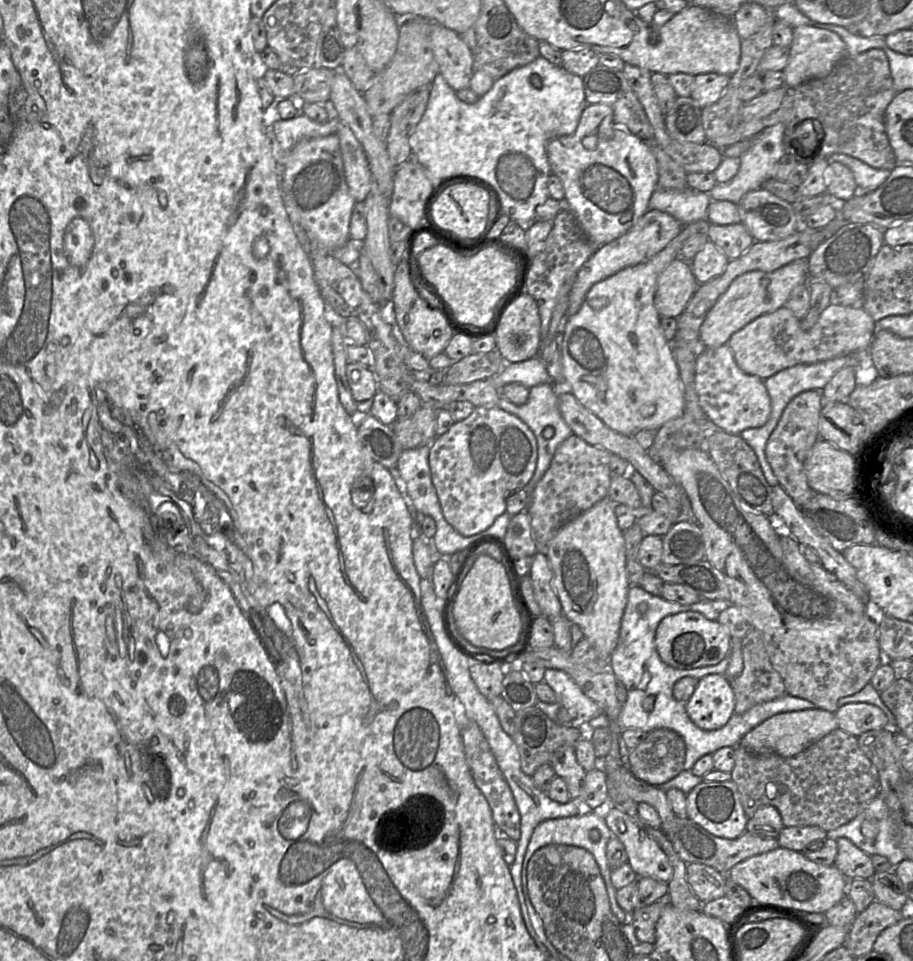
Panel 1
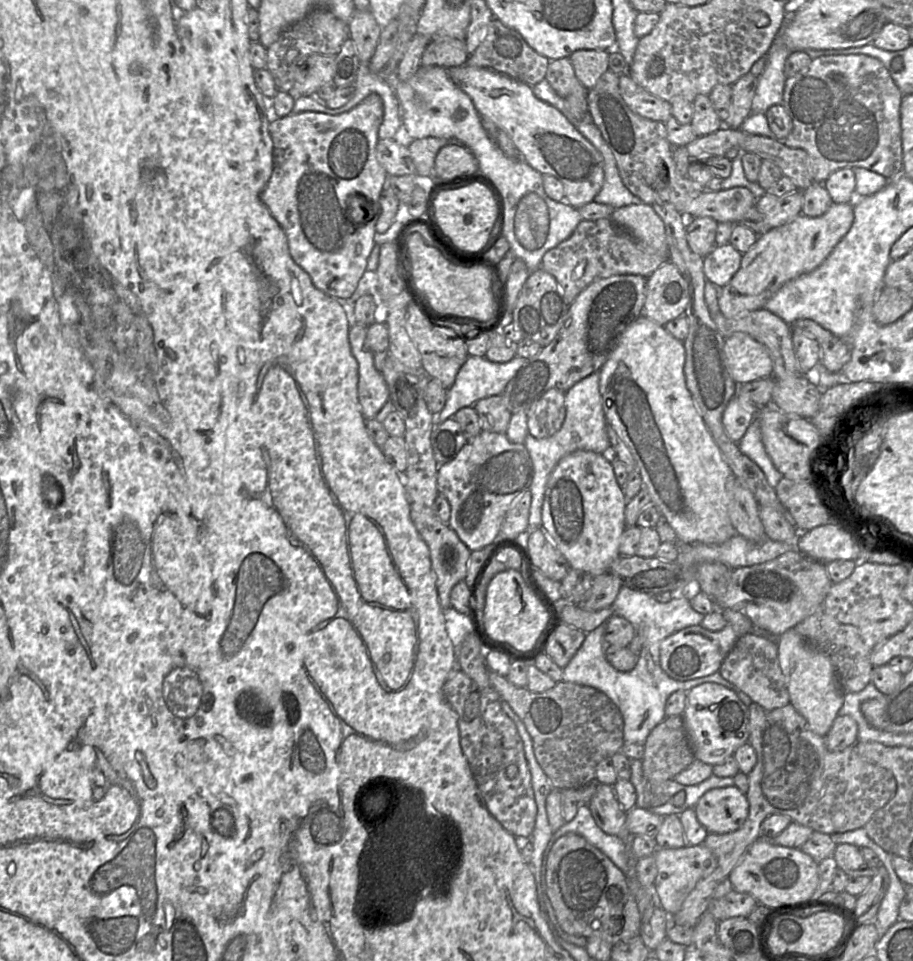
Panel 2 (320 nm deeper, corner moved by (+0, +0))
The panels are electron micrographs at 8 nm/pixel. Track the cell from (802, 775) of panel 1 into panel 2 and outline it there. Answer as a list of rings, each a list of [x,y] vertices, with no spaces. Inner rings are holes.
[[[753,702],[748,708],[748,743],[757,756],[756,765],[748,774],[748,817],[734,832],[707,835],[703,845],[712,852],[710,864],[681,909],[670,916],[671,925],[696,925],[707,912],[717,886],[729,877],[748,847],[762,837],[761,824],[767,817],[780,814],[815,832],[844,833],[863,828],[896,793],[896,779],[891,771],[863,760],[855,746],[839,752],[829,751],[825,737],[811,731],[806,719],[790,703],[766,710]]]

